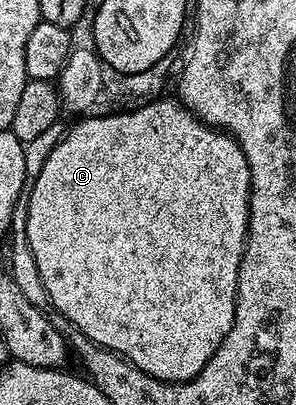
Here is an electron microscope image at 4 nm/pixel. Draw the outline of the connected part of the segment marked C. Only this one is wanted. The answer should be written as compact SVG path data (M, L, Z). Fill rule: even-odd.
M77 121L73 128L66 130L61 139L51 149L47 161L43 161L43 169L39 177L31 181L27 191L29 204L27 205L27 241L31 245L31 253L35 253L35 265L39 265L39 277L43 277L43 285L49 294L52 310L58 315L67 317L91 341L100 347L106 347L117 355L122 355L128 363L133 363L143 373L155 377L164 383L186 383L194 379L211 361L215 349L223 345L227 333L231 333L231 325L235 321L235 305L237 304L237 282L239 281L239 265L243 261L245 240L249 237L249 190L251 189L251 173L247 165L247 157L243 157L243 149L224 131L210 127L207 123L192 121L193 123L107 123L111 121Z

